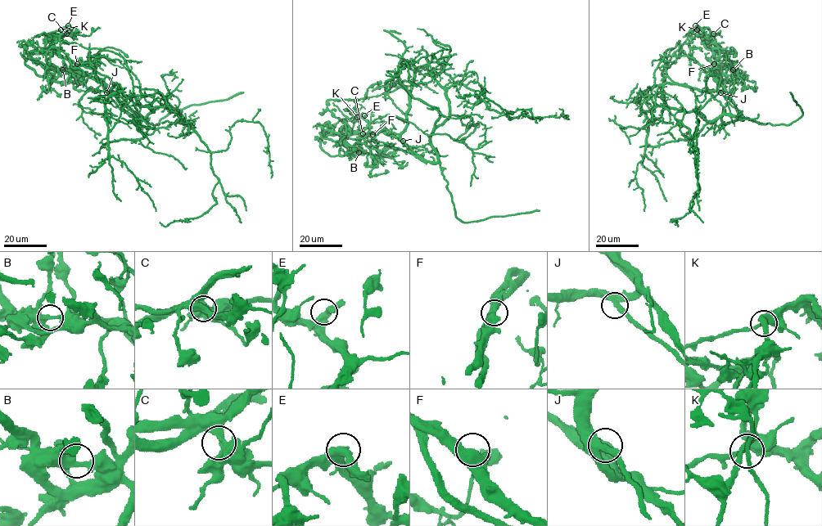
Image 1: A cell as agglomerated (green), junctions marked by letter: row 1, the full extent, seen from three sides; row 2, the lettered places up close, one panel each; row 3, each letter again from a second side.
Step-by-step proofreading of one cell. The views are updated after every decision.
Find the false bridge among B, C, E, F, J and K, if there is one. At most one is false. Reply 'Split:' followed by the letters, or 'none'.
Split: C

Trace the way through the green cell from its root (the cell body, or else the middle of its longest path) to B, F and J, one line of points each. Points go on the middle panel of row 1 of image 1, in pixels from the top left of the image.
B: (440, 125), (423, 147), (408, 146), (382, 132), (357, 139), (341, 132), (350, 148), (359, 152)
F: (440, 125), (435, 128), (431, 142), (423, 147), (408, 146), (382, 130), (372, 134)
J: (440, 125), (435, 128), (431, 142), (423, 147), (408, 146), (403, 141)

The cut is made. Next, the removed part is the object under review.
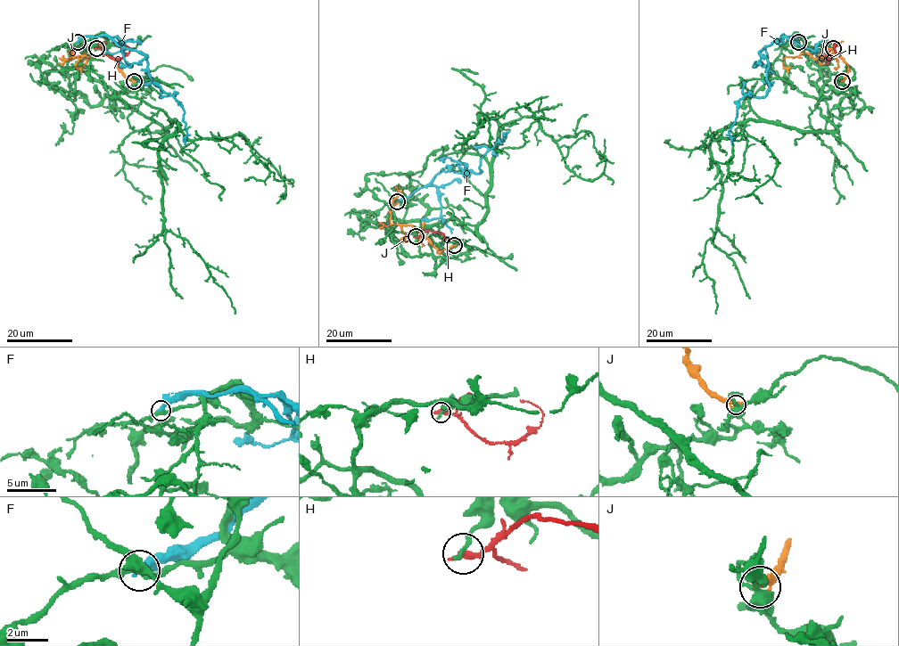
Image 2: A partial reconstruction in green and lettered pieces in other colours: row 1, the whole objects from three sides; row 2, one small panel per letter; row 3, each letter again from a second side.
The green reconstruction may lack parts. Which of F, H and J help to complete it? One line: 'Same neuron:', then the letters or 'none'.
Same neuron: none

